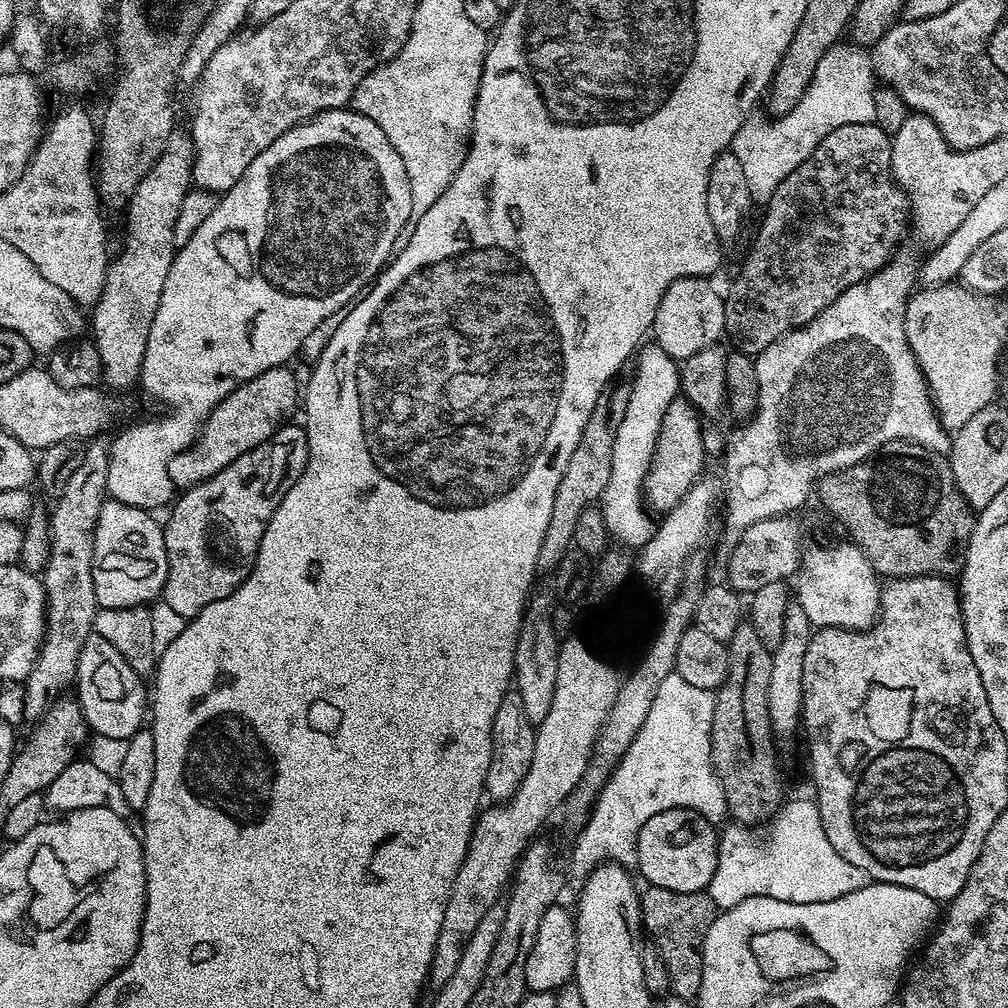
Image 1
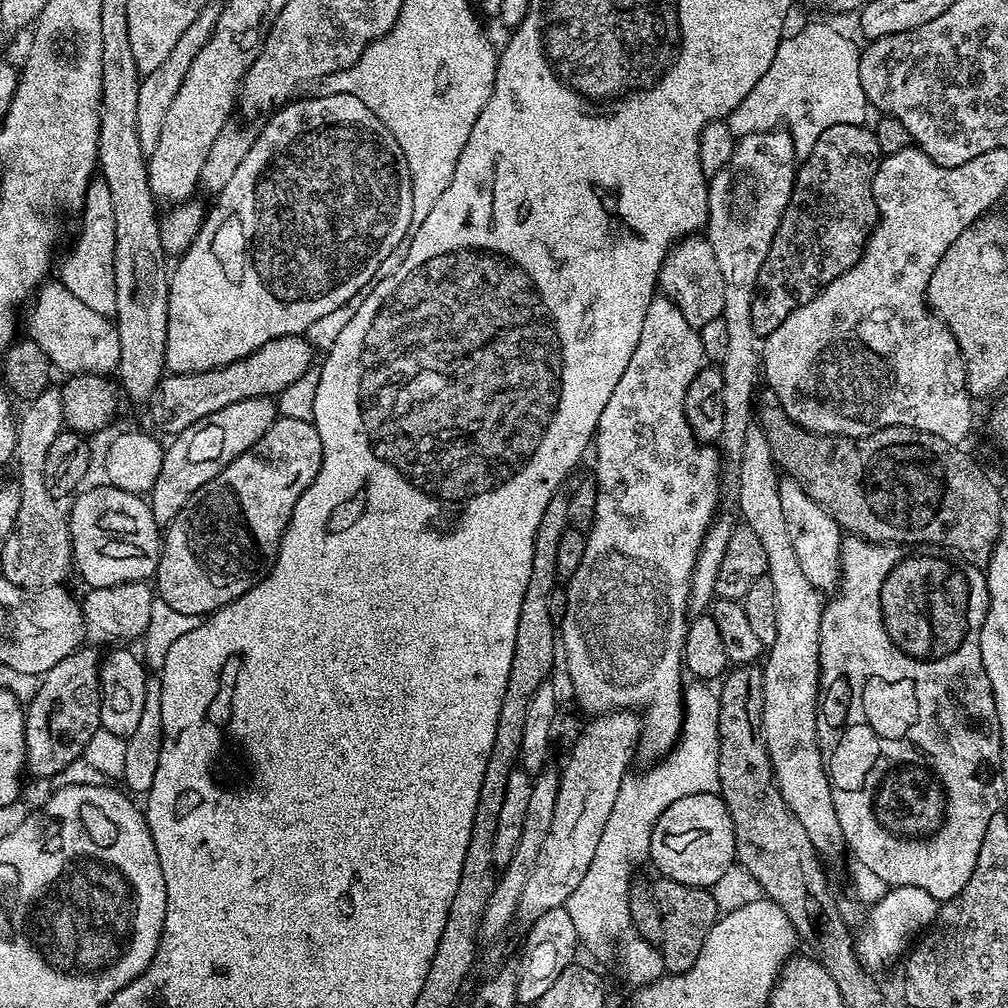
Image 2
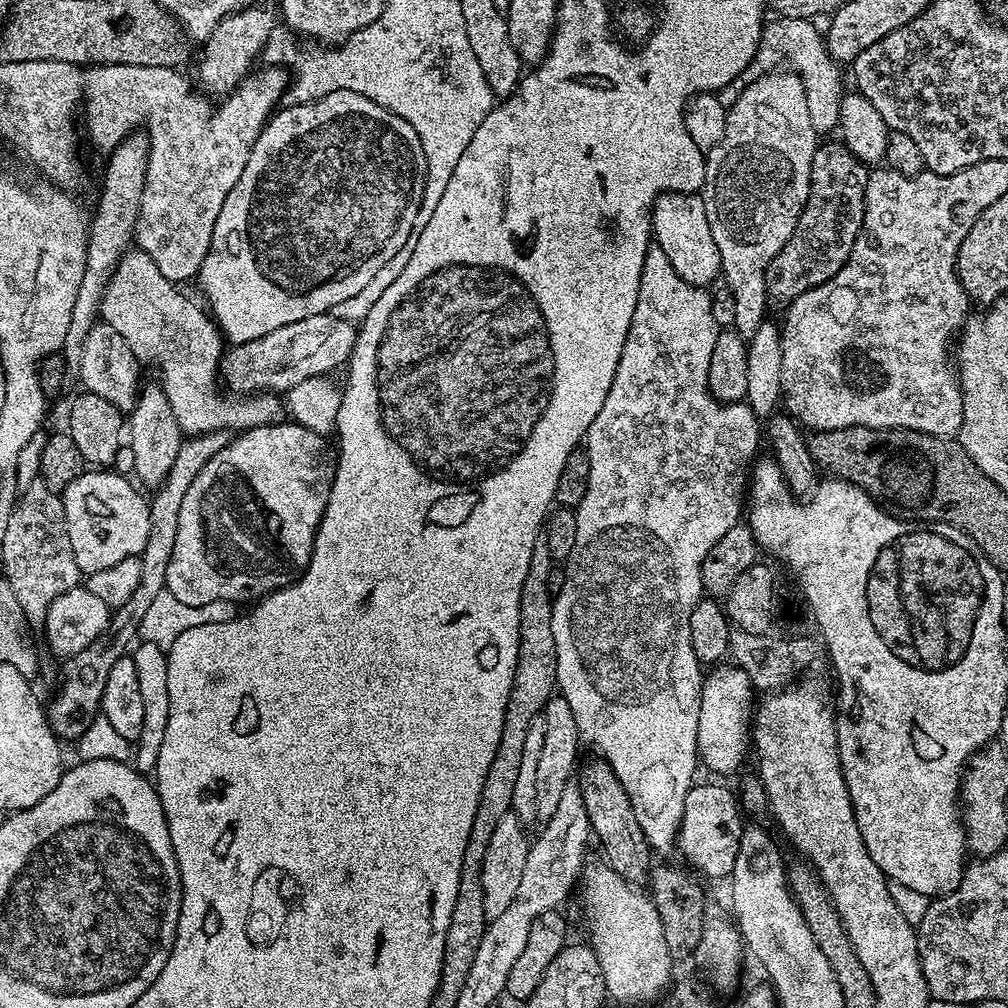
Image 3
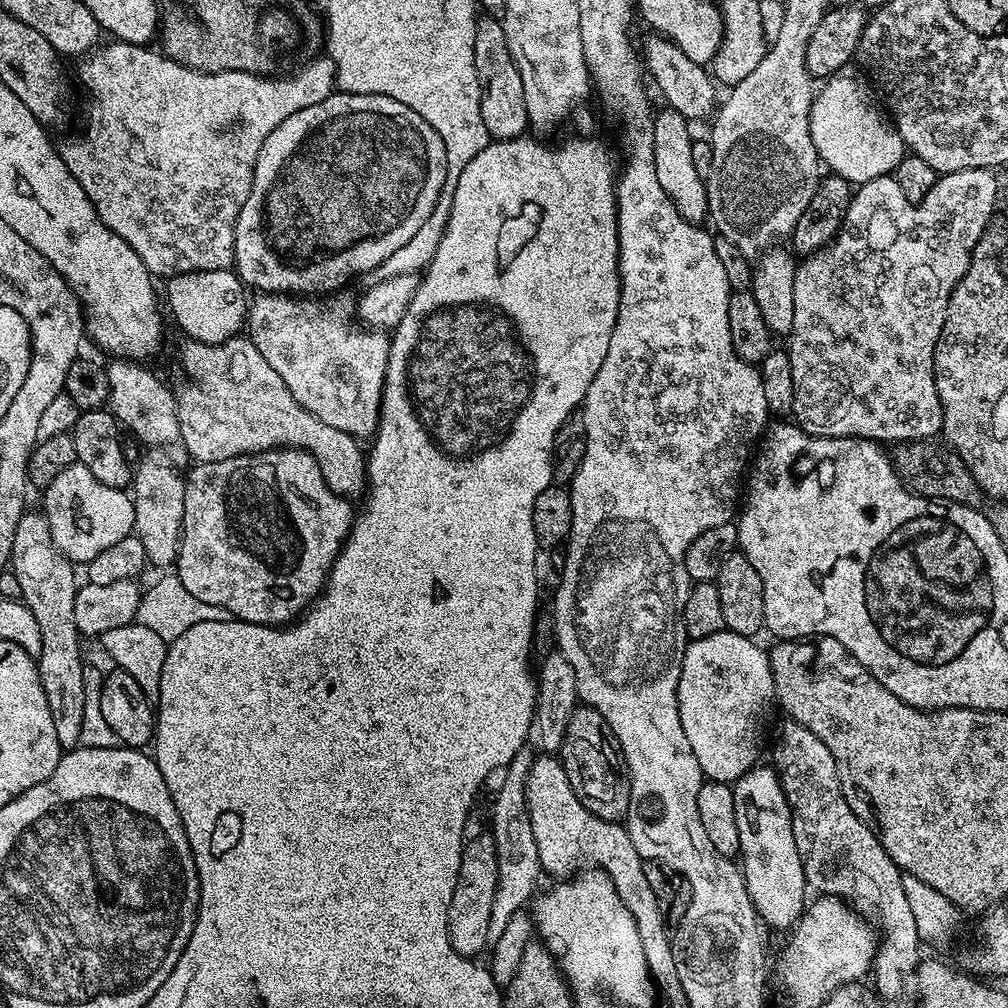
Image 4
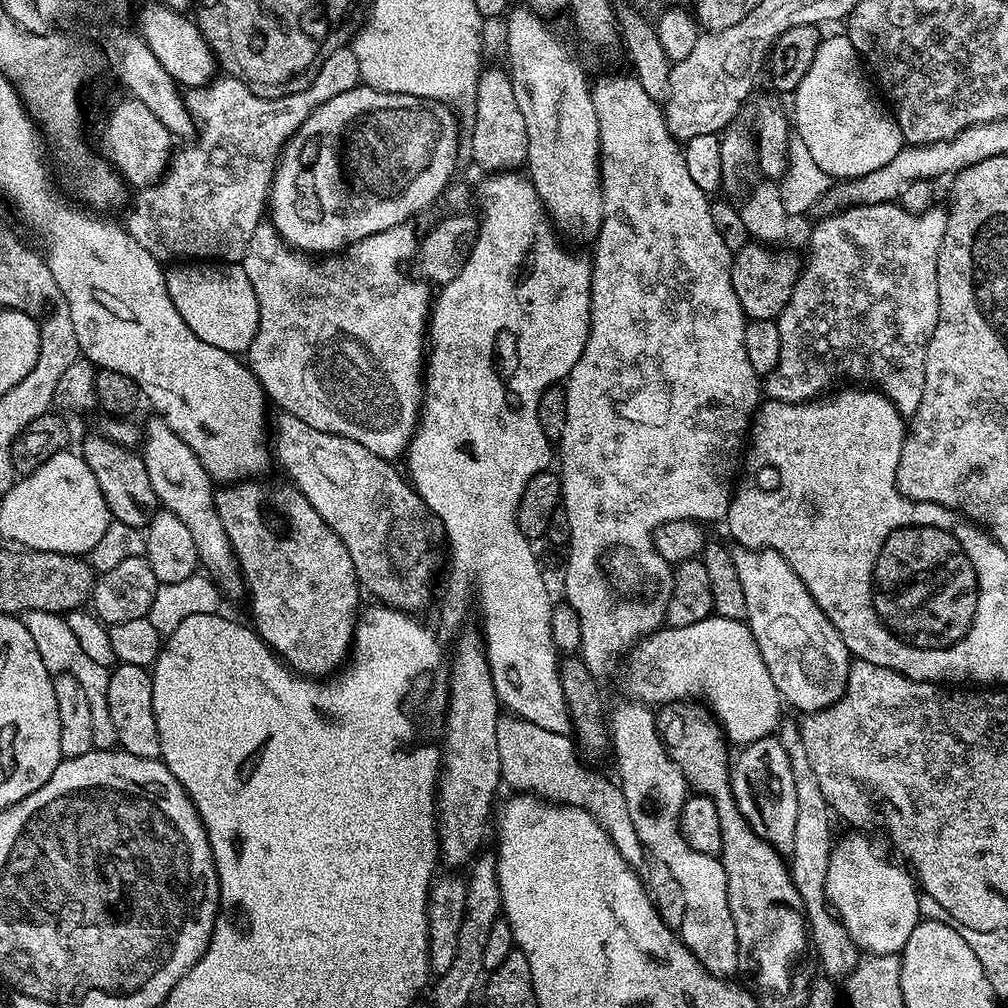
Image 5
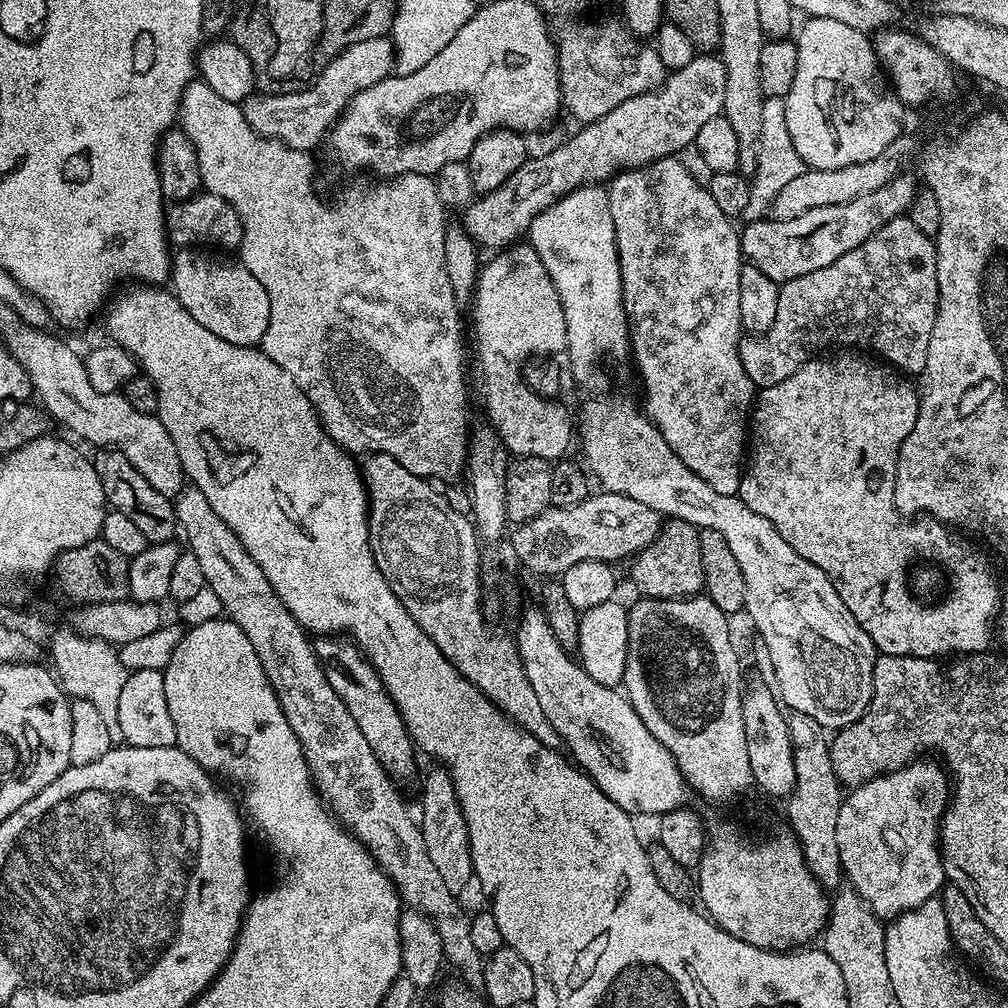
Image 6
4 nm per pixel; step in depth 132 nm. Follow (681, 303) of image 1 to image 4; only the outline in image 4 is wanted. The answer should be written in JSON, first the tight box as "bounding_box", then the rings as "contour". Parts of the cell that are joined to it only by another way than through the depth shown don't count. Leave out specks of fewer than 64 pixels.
{"bounding_box":[652,106,707,222],"contour":[[[669,106],[655,113],[652,133],[654,134],[655,173],[662,186],[681,213],[690,220],[700,222],[707,213],[707,185],[695,166],[692,156],[693,137],[690,136],[690,124],[677,110]]]}

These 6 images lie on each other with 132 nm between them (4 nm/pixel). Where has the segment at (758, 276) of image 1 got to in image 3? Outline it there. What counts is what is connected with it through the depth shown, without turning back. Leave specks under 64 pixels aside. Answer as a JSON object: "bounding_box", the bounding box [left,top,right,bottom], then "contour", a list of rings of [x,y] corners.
{"bounding_box":[766,142,869,310],"contour":[[[842,142],[836,144],[821,143],[814,154],[814,162],[810,166],[810,194],[806,198],[806,206],[798,218],[798,226],[794,226],[794,234],[774,254],[774,262],[766,270],[766,294],[769,305],[777,304],[780,310],[787,309],[806,290],[834,278],[838,270],[842,270],[844,263],[850,258],[854,242],[858,238],[860,228],[864,225],[864,195],[869,169],[864,161],[857,158]]]}

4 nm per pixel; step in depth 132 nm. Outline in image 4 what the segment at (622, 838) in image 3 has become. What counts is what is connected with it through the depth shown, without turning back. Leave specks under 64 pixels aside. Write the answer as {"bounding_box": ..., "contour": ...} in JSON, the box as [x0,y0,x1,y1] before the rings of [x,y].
{"bounding_box":[558,706,632,822],"contour":[[[587,706],[574,709],[570,714],[570,722],[566,722],[566,734],[558,759],[566,770],[566,778],[570,778],[574,794],[578,794],[578,798],[588,810],[609,822],[620,822],[627,817],[632,801],[628,767],[614,730],[610,730],[606,718],[602,718],[598,710]]]}

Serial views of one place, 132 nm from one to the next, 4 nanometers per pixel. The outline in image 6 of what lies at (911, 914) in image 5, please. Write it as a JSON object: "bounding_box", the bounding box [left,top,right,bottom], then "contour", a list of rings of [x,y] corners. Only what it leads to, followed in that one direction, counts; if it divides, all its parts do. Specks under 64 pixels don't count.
{"bounding_box":[838,758,950,918],"contour":[[[917,758],[912,763],[900,768],[897,772],[881,774],[868,780],[865,784],[851,789],[841,799],[838,810],[838,854],[840,855],[840,867],[847,883],[855,888],[860,897],[872,907],[875,916],[881,918],[895,918],[910,908],[922,906],[928,900],[933,899],[945,887],[944,862],[940,859],[940,825],[950,803],[950,776],[943,763],[931,764],[928,758]]]}

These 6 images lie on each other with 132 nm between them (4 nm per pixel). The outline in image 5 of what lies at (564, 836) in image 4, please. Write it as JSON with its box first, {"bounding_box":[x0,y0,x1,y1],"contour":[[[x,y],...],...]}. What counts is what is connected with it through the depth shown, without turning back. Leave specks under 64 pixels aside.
{"bounding_box":[496,714,646,870],"contour":[[[511,714],[501,715],[497,719],[496,733],[500,774],[507,787],[509,784],[517,793],[531,794],[539,796],[541,800],[586,810],[607,830],[614,846],[618,846],[618,852],[622,858],[626,858],[629,866],[637,870],[645,867],[646,849],[638,838],[638,830],[634,830],[624,791],[620,789],[619,783],[612,781],[611,784],[602,773],[583,764],[585,761],[571,735],[542,730],[534,722],[526,722],[522,717]]]}

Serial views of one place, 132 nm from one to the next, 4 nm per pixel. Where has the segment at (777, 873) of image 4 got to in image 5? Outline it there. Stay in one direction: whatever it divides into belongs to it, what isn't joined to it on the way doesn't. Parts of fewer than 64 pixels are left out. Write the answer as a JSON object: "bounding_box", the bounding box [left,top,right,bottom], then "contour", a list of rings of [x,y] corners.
{"bounding_box":[733,734,798,853],"contour":[[[773,734],[745,745],[741,752],[744,753],[737,760],[735,757],[733,773],[733,792],[738,810],[754,834],[761,836],[781,853],[791,853],[794,822],[798,822],[798,790],[796,774],[784,743],[779,735]]]}

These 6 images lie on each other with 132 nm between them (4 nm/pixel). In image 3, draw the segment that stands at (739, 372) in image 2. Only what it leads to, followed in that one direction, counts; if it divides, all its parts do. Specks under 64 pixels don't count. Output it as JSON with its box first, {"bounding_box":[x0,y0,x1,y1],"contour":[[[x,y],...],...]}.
{"bounding_box":[702,70,818,338],"contour":[[[772,70],[765,76],[757,78],[753,84],[745,83],[741,87],[735,102],[727,109],[726,130],[722,134],[722,142],[714,146],[706,154],[704,162],[704,187],[702,189],[702,199],[704,201],[707,221],[710,224],[710,231],[714,238],[714,243],[718,246],[718,253],[721,254],[721,268],[723,279],[726,278],[726,286],[732,291],[734,298],[734,328],[741,336],[750,338],[760,324],[765,323],[764,308],[769,307],[768,295],[766,294],[766,270],[770,262],[774,262],[774,254],[786,246],[790,234],[794,234],[794,226],[798,226],[798,218],[806,206],[806,198],[810,194],[810,166],[814,162],[814,154],[818,147],[818,134],[814,130],[814,122],[810,122],[810,106],[806,104],[806,90],[800,77],[791,70]]]}

